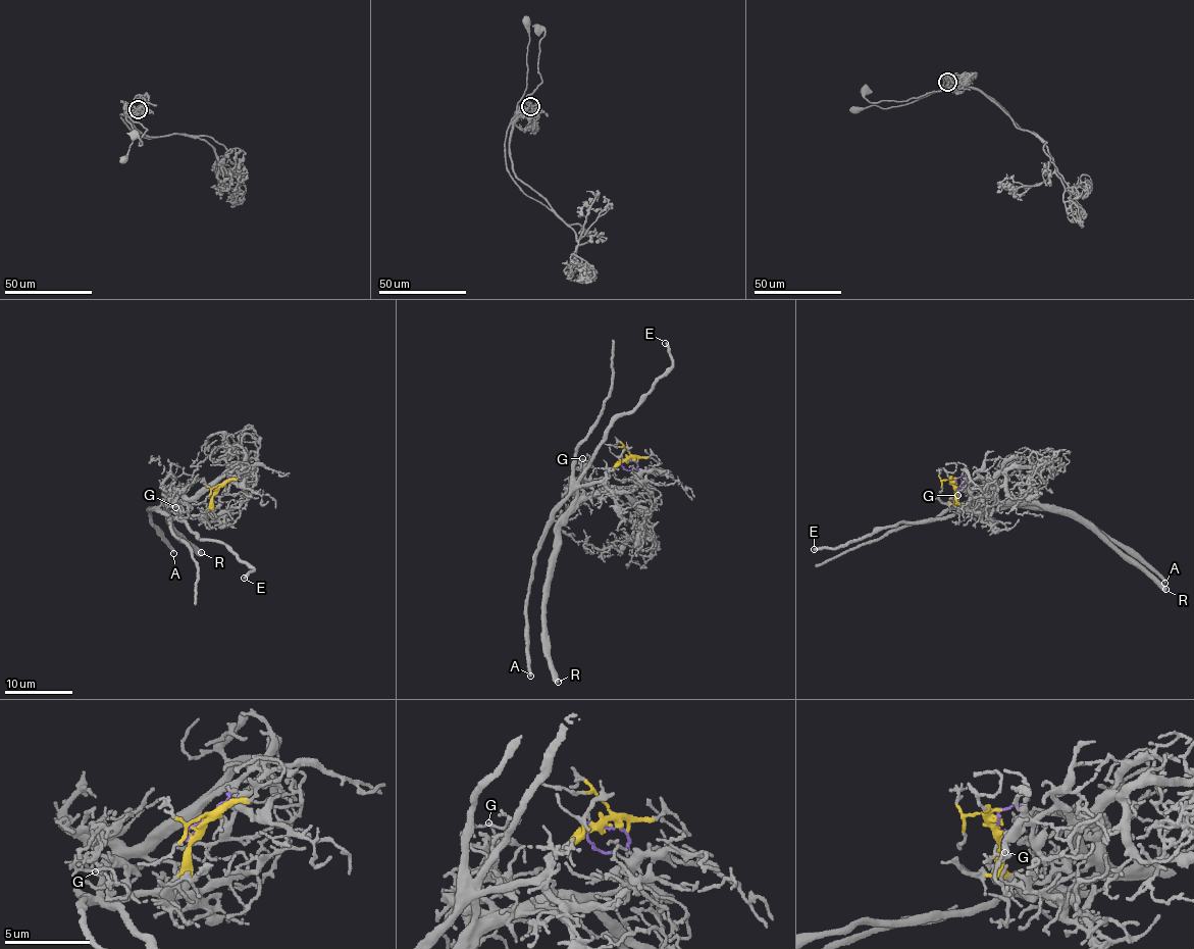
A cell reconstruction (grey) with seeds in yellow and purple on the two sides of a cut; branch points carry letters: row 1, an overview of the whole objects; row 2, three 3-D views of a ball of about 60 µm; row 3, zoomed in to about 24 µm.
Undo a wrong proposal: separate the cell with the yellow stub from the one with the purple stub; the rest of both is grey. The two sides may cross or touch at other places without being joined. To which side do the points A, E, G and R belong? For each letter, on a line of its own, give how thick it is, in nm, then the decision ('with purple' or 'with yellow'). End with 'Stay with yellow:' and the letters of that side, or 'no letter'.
A: calibre 320 nm; with yellow
E: calibre 300 nm; with purple
G: calibre 120 nm; with purple
R: calibre 550 nm; with purple
Stay with yellow: A

